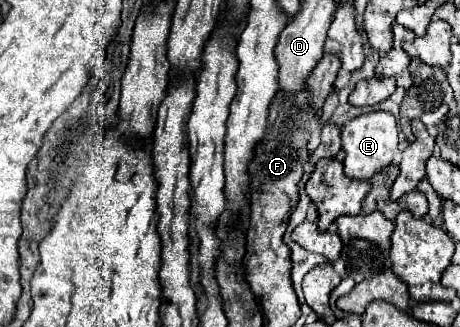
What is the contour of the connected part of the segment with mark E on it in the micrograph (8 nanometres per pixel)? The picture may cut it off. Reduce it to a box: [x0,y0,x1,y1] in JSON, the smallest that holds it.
[341,112,399,180]

